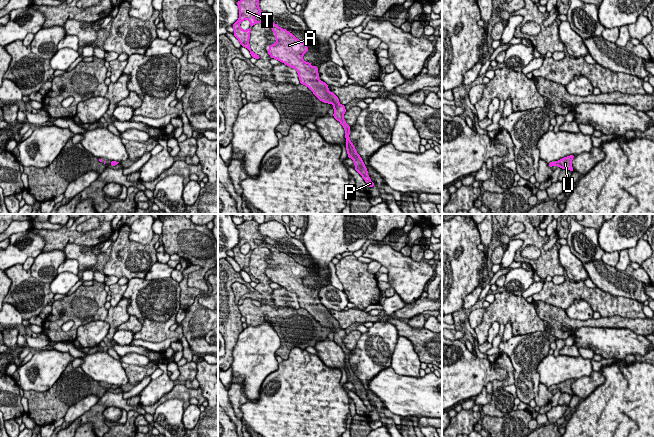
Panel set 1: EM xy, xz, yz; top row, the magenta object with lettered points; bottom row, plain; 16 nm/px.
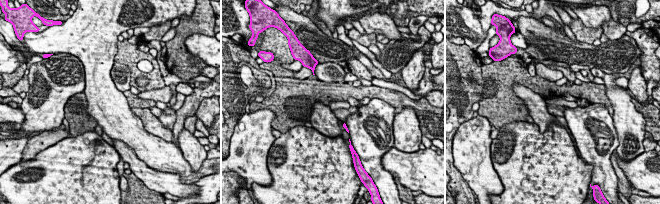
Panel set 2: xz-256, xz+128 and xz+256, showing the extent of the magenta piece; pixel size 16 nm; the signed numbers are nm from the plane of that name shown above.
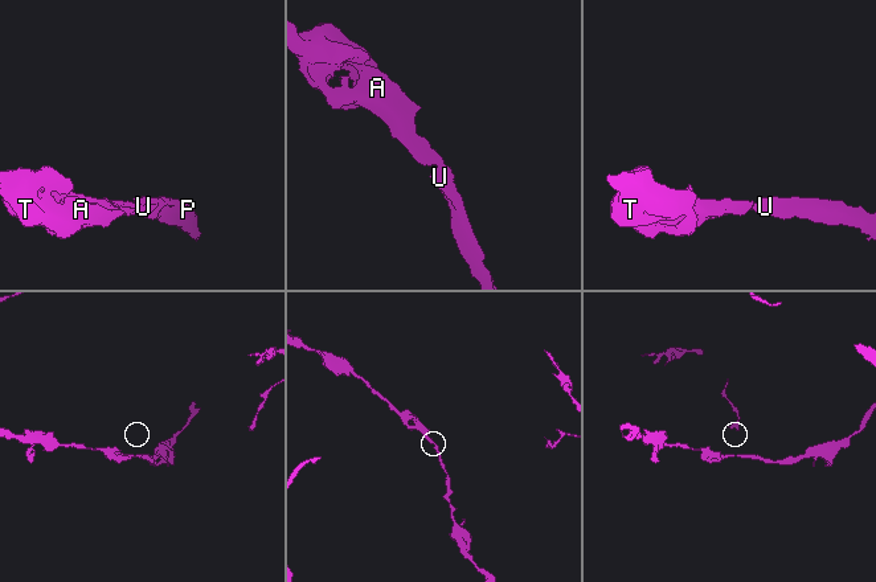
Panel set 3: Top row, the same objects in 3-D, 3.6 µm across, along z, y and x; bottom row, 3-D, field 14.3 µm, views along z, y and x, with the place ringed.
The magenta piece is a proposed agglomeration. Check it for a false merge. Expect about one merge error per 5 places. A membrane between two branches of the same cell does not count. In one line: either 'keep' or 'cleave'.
keep

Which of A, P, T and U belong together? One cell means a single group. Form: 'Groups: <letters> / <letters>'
Groups: A P T U

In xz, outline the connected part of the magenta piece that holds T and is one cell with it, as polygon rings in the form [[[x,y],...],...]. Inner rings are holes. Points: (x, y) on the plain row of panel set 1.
[[[244,221],[242,224],[237,225],[237,229],[239,231],[239,243],[233,248],[233,253],[234,260],[239,264],[241,270],[247,272],[253,282],[260,283],[261,281],[255,278],[249,269],[251,251],[257,247],[266,247],[272,252],[272,255],[275,257],[276,266],[273,269],[269,269],[267,277],[271,282],[277,283],[287,290],[296,293],[300,308],[307,310],[320,325],[334,329],[333,341],[345,353],[348,382],[354,385],[355,394],[363,401],[369,412],[373,411],[375,408],[370,404],[367,392],[349,362],[350,350],[345,346],[343,341],[346,336],[345,330],[339,327],[338,321],[332,315],[329,315],[328,309],[319,304],[317,290],[313,291],[310,286],[303,284],[303,279],[309,274],[307,268],[297,263],[286,253],[280,252],[274,246],[266,243],[259,232],[259,224],[256,221]],[[246,243],[250,245],[250,252],[243,254],[240,251],[240,247]]]

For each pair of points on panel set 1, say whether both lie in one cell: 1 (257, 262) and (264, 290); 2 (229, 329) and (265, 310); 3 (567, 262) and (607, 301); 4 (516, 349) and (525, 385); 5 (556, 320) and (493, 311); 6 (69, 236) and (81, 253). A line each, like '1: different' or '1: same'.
1: same
2: different
3: different
4: same
5: different
6: different

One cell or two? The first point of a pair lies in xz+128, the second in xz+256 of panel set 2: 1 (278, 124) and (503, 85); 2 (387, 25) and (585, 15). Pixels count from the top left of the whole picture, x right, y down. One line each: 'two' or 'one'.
1: one
2: one

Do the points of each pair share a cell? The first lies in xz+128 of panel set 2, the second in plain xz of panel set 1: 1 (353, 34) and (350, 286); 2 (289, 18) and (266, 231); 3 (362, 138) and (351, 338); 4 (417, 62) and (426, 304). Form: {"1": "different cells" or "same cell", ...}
{"1": "same cell", "2": "same cell", "3": "different cells", "4": "different cells"}

